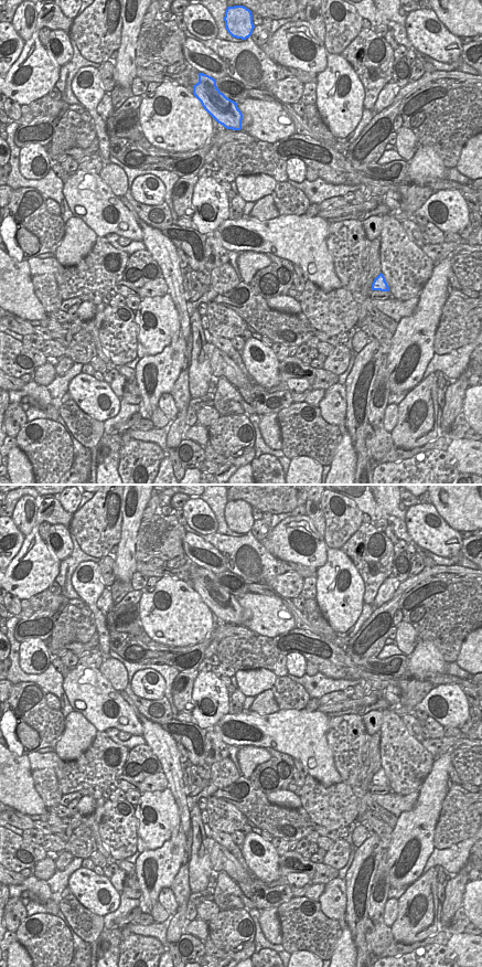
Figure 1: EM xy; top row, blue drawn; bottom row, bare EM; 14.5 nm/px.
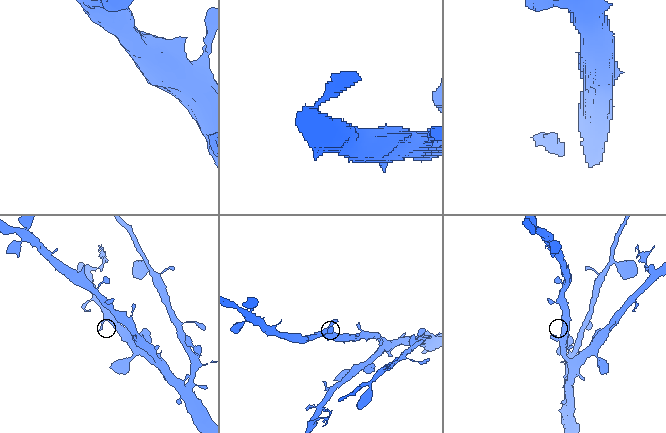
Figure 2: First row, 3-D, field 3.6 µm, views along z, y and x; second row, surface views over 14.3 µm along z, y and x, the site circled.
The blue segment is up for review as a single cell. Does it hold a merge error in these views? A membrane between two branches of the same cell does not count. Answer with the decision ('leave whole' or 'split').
leave whole

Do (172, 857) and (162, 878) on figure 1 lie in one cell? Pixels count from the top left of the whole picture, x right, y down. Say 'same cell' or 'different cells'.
same cell

